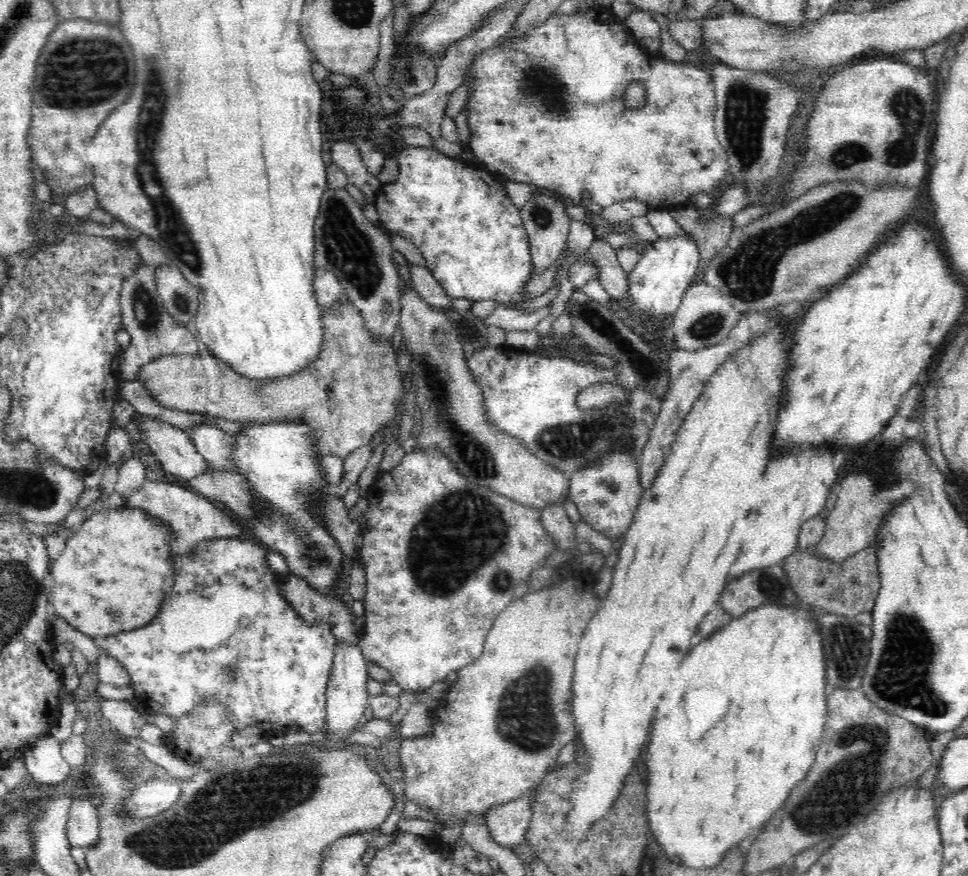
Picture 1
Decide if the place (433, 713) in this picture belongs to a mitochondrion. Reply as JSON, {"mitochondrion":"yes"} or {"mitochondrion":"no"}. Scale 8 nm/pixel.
{"mitochondrion":"no"}

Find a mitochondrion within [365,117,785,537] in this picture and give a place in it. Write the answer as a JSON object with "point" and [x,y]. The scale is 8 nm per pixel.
{"point":[429,373]}

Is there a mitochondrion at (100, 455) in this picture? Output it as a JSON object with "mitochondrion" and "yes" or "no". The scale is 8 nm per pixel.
{"mitochondrion":"no"}

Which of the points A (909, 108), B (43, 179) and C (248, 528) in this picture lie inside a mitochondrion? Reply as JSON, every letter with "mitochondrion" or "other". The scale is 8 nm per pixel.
{"A":"mitochondrion","B":"other","C":"other"}

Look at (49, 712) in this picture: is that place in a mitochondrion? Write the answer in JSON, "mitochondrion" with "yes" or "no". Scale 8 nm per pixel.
{"mitochondrion":"no"}

